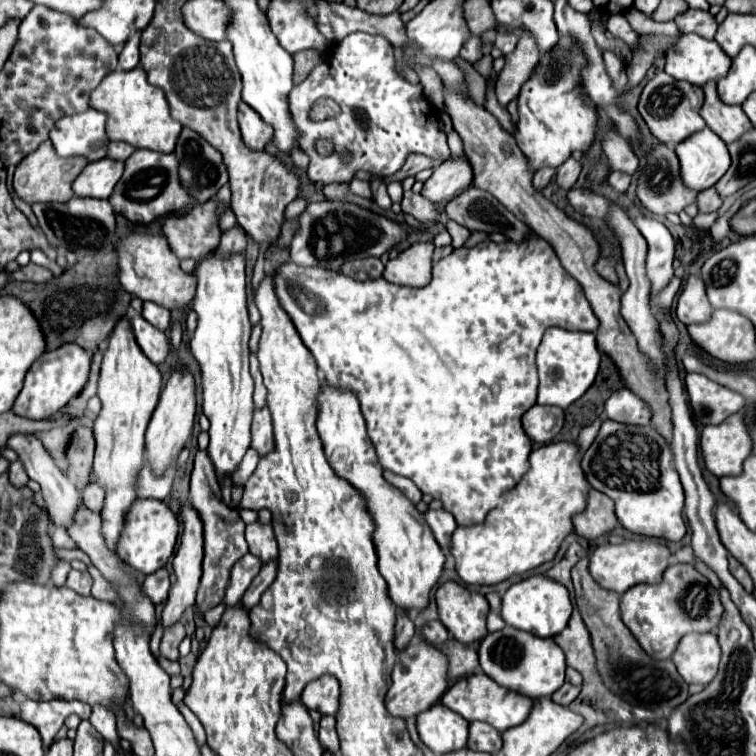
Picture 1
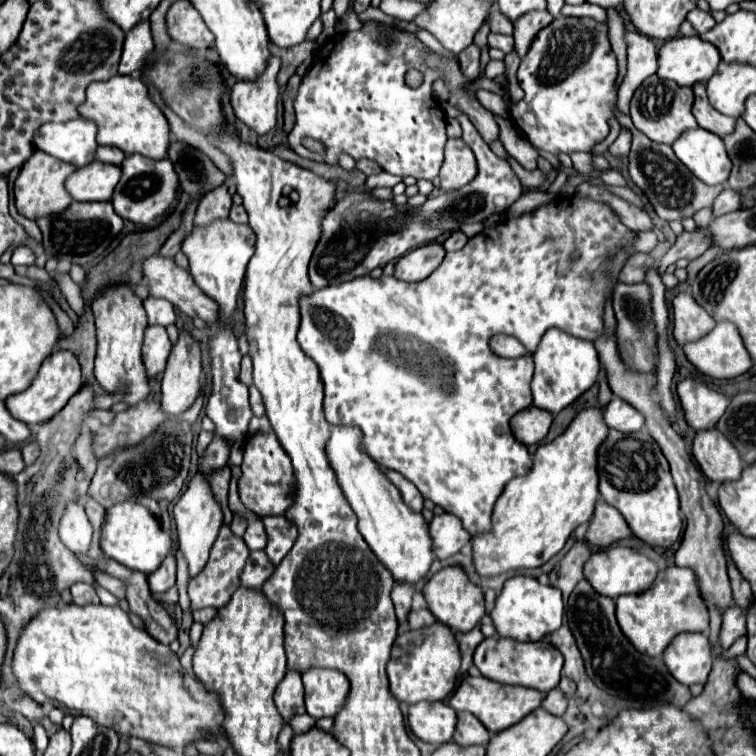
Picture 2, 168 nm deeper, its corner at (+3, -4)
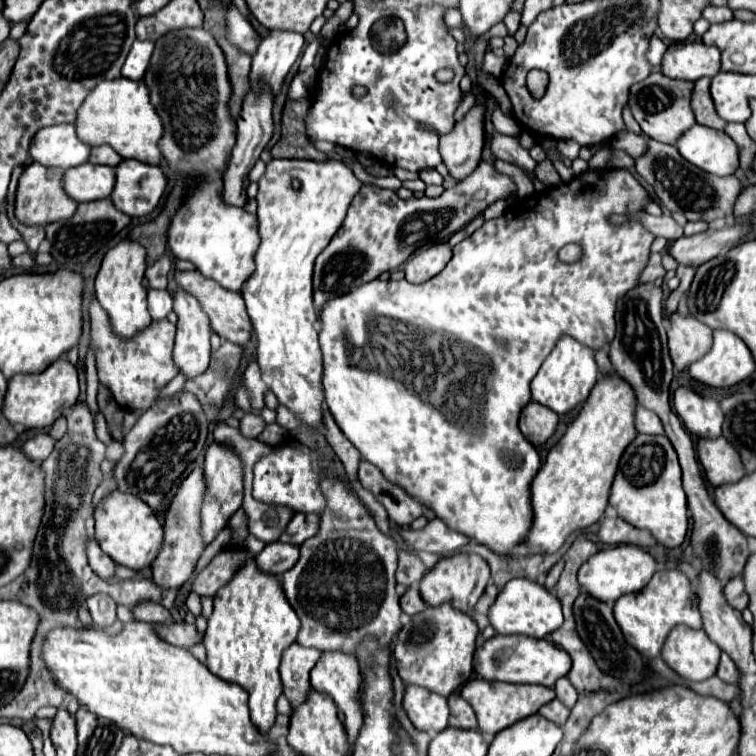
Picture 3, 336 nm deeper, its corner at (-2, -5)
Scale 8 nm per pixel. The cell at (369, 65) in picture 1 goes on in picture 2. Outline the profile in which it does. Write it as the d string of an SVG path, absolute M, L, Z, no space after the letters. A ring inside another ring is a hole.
M364 21L358 31L336 33L330 41L320 45L314 53L314 63L310 73L302 79L298 97L294 101L296 109L296 125L288 135L290 147L308 159L324 161L334 165L340 153L348 153L354 159L372 159L384 171L400 177L416 177L416 179L434 179L438 177L440 165L444 161L444 145L446 145L446 117L438 101L432 97L432 83L440 79L432 67L424 67L424 55L420 55L420 47L430 51L416 33L396 29L378 21ZM408 69L418 69L424 73L424 83L418 89L406 85L404 75ZM304 137L312 137L320 141L326 153L314 153L302 145Z

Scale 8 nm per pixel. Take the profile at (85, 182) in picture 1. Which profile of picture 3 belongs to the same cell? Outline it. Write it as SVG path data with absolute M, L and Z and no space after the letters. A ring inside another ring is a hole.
M81 164L65 172L65 192L75 202L93 202L109 198L115 188L115 170L101 164Z

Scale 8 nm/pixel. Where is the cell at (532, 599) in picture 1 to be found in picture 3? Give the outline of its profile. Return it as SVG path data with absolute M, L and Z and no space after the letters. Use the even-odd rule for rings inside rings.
M515 578L505 584L495 604L489 608L489 620L497 634L525 634L531 638L545 638L563 624L563 612L559 598L545 586L539 586L527 578Z

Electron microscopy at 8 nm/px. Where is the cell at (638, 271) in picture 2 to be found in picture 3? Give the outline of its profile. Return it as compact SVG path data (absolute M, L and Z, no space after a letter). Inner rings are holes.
M651 254L641 276L643 276L643 282L655 282L657 278L665 276L665 268L661 266L661 254Z

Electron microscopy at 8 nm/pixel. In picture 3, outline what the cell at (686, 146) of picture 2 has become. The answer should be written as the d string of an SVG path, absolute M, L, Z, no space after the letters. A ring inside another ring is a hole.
M695 124L677 140L681 156L697 168L715 176L733 176L739 168L739 152L725 132Z

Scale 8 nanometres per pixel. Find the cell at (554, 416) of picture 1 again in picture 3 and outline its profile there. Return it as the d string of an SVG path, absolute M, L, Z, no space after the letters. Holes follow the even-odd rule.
M529 402L519 418L519 430L521 434L535 446L543 444L557 428L557 414L539 404L539 402Z

